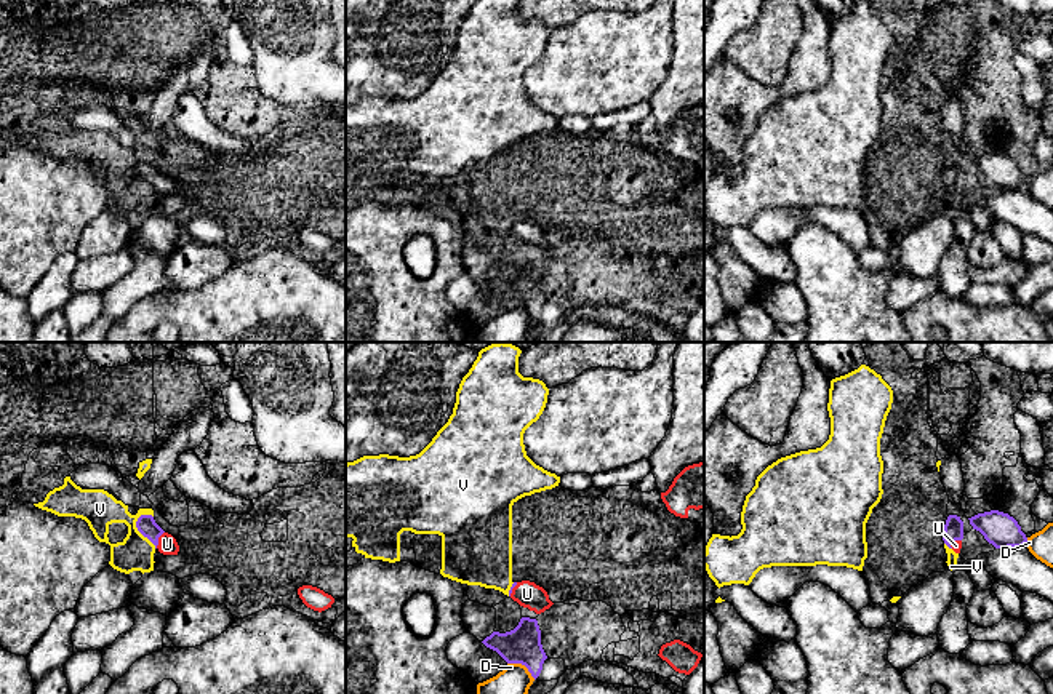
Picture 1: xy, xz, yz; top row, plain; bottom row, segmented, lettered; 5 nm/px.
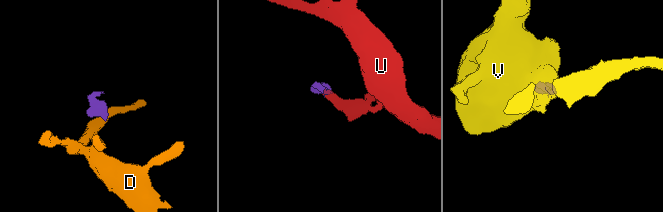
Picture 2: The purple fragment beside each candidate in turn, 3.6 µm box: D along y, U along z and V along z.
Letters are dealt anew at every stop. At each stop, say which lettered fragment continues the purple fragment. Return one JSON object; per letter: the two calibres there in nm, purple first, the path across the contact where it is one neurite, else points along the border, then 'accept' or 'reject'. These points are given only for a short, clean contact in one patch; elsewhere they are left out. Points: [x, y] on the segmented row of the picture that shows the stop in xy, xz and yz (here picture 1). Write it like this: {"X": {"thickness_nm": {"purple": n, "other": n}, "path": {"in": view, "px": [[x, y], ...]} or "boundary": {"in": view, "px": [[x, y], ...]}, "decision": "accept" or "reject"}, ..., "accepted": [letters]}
{"D": {"thickness_nm": {"purple": 190, "other": 150}, "boundary": {"in": "xz", "px": [[508, 662], [520, 662], [535, 678]]}, "decision": "reject"}, "U": {"thickness_nm": {"purple": 100, "other": 100}, "path": {"in": "xy", "px": [[146, 525], [157, 539], [167, 544]]}, "decision": "accept"}, "V": {"thickness_nm": {"purple": 100, "other": 190}, "boundary": {"in": "xy", "px": [[141, 514], [136, 528], [156, 547]]}, "decision": "reject"}, "accepted": ["U"]}

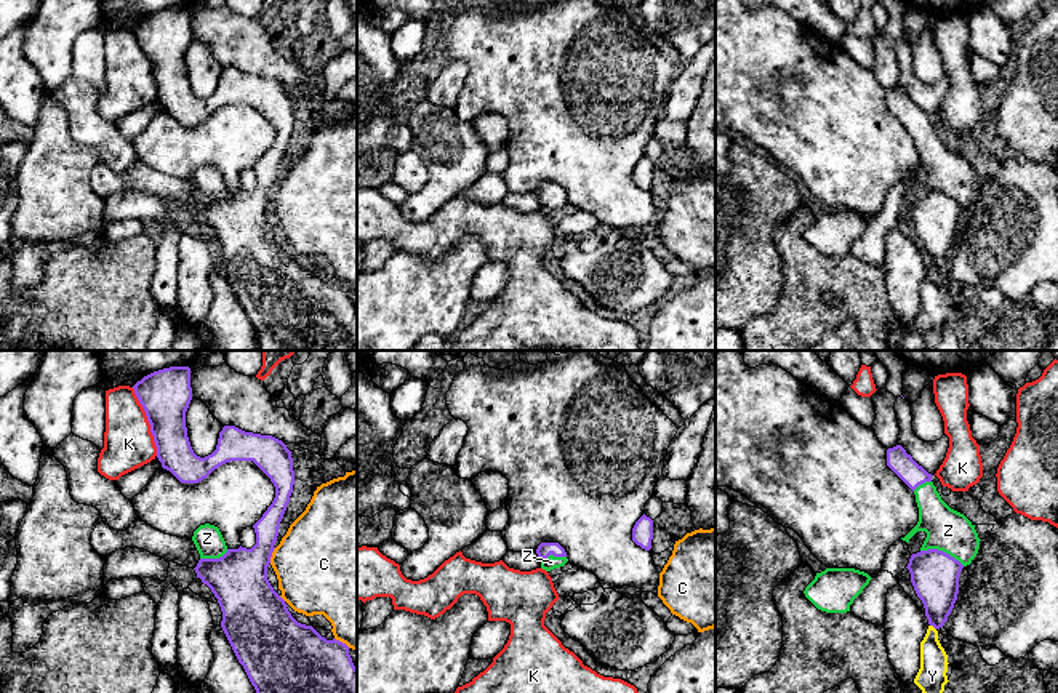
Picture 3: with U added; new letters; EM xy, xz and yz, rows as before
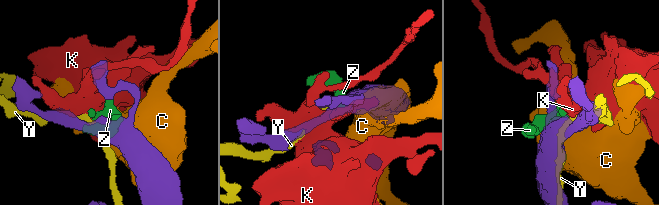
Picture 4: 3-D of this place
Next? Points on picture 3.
{"C": {"thickness_nm": {"purple": 280, "other": 440}, "decision": "reject"}, "K": {"thickness_nm": {"purple": 260, "other": 260}, "decision": "reject"}, "Y": {"thickness_nm": {"purple": 240, "other": 140}, "decision": "reject"}, "Z": {"thickness_nm": {"purple": 240, "other": 220}, "decision": "accept"}, "accepted": ["Z"]}

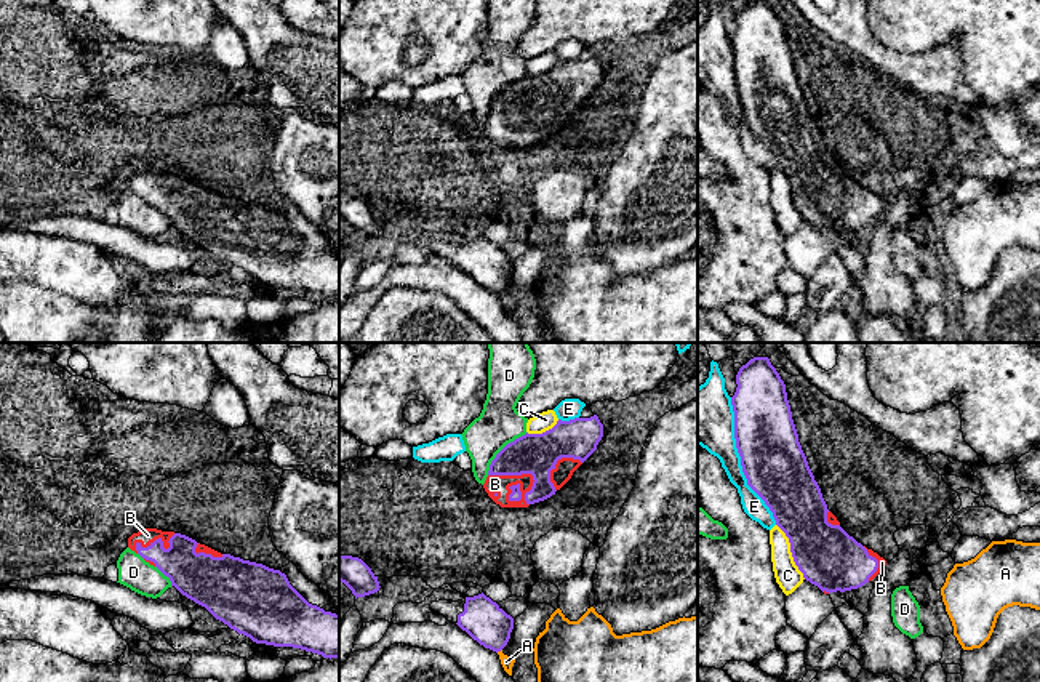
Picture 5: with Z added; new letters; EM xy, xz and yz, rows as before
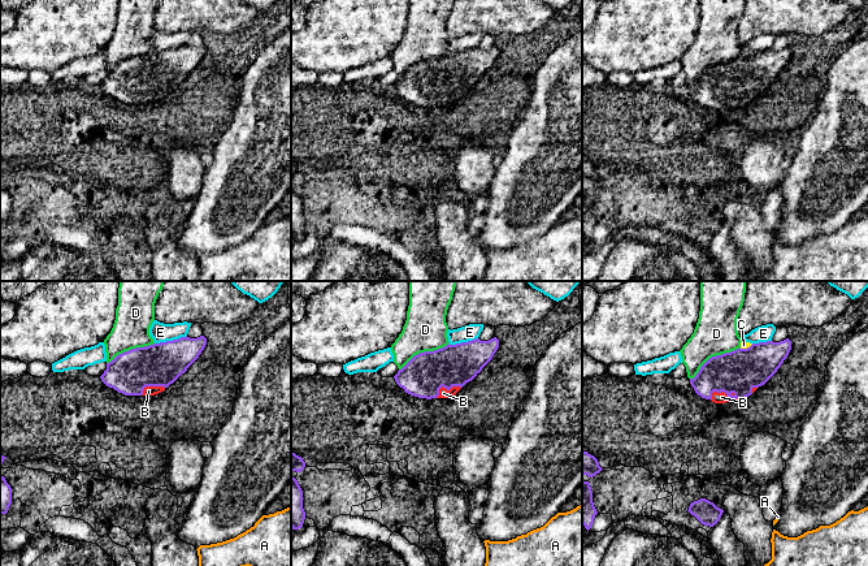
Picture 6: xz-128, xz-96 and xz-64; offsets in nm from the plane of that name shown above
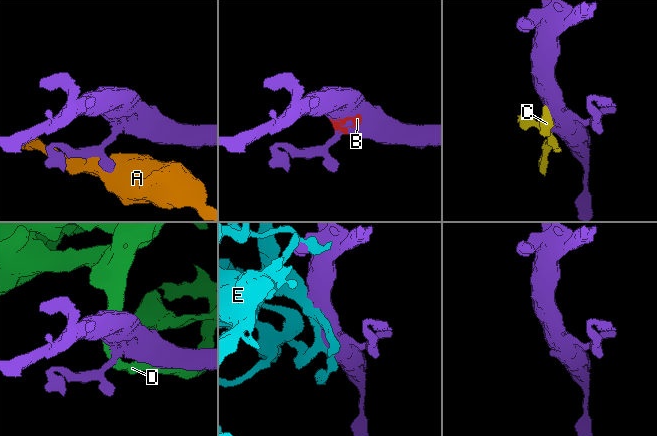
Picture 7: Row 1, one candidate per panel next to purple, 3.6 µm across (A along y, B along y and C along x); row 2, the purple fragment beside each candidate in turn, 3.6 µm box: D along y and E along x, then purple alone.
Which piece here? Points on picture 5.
{"A": {"thickness_nm": {"purple": 200, "other": 60}, "decision": "reject"}, "B": {"thickness_nm": {"purple": 200, "other": 100}, "decision": "accept"}, "C": {"thickness_nm": {"purple": 300, "other": 130}, "boundary": {"in": "yz", "px": [[776, 524], [788, 538], [792, 561], [805, 578]]}, "decision": "reject"}, "D": {"thickness_nm": {"purple": 200, "other": 220}, "decision": "reject"}, "E": {"thickness_nm": {"purple": 320, "other": 240}, "decision": "reject"}, "accepted": ["B"]}

